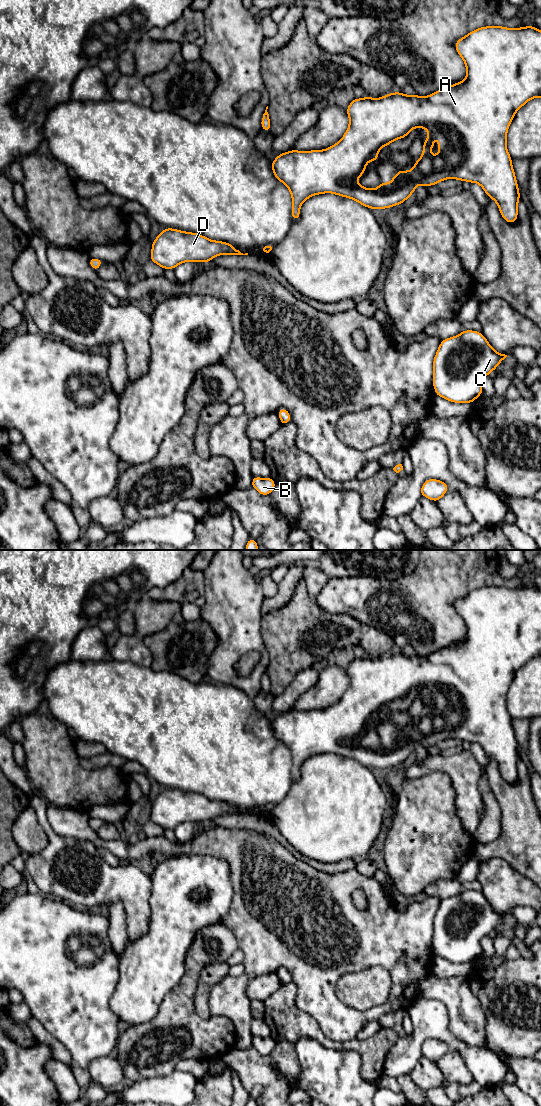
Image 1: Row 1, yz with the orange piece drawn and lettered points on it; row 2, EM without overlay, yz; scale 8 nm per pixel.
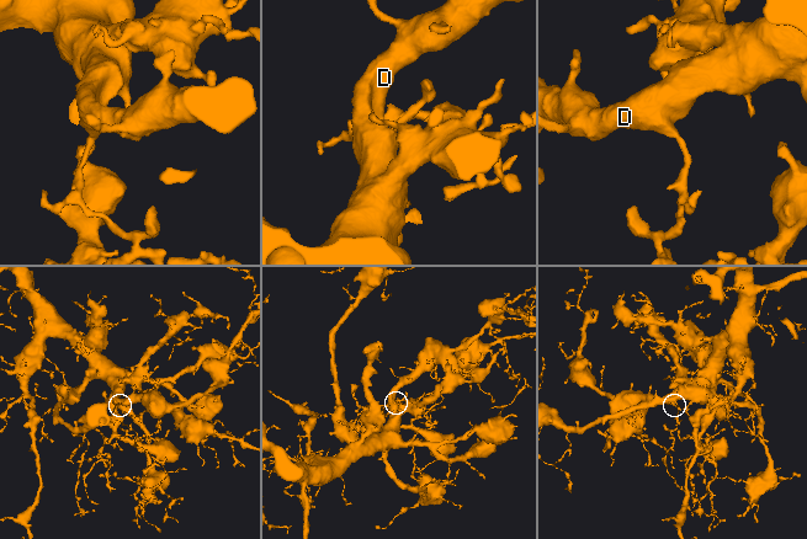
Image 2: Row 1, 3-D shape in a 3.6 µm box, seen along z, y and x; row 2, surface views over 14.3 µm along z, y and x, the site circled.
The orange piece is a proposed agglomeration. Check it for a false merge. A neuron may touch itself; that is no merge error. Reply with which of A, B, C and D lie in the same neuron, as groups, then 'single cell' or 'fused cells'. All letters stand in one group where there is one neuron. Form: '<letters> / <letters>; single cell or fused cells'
A B C D; single cell

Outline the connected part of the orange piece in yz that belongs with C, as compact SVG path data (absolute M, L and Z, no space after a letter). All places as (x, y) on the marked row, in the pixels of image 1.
M463 330L459 335L441 340L433 359L432 384L436 396L452 403L473 403L483 394L481 379L496 370L507 355L496 352L478 331Z

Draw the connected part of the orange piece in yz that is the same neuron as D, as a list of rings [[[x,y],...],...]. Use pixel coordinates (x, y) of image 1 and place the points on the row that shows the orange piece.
[[[164,228],[152,241],[150,260],[161,268],[175,269],[183,262],[209,263],[220,255],[248,255],[228,242],[210,240],[193,232]]]

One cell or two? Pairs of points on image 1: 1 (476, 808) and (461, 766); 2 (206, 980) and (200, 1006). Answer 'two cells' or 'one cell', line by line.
1: one cell
2: one cell

